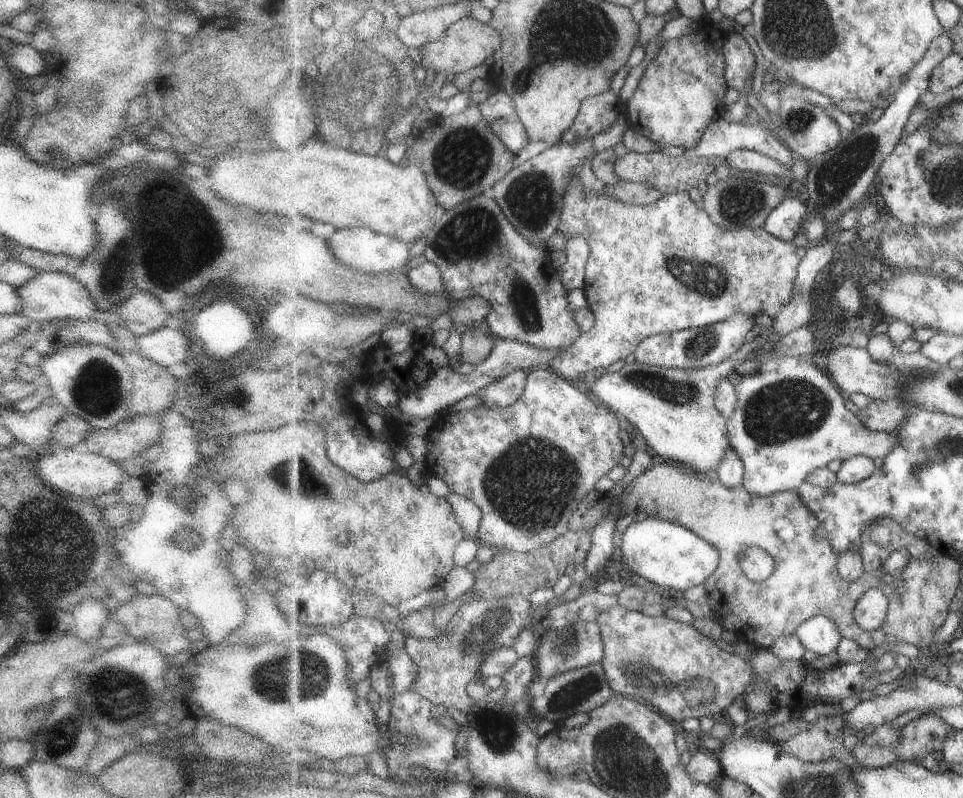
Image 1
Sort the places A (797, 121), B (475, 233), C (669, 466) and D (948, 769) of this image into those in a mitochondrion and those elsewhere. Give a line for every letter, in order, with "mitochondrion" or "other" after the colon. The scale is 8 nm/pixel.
A: mitochondrion
B: mitochondrion
C: other
D: other

